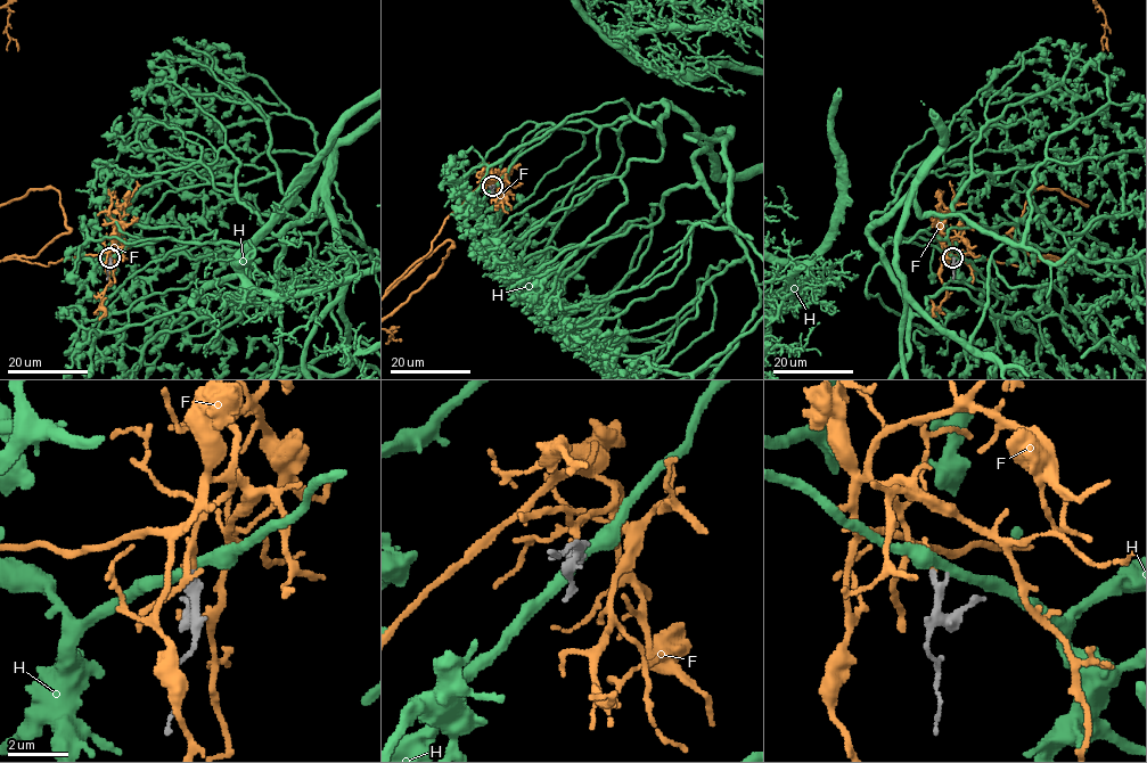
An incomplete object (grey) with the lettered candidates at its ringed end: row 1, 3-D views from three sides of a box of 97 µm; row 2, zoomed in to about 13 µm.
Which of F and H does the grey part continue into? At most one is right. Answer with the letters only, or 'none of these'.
F

